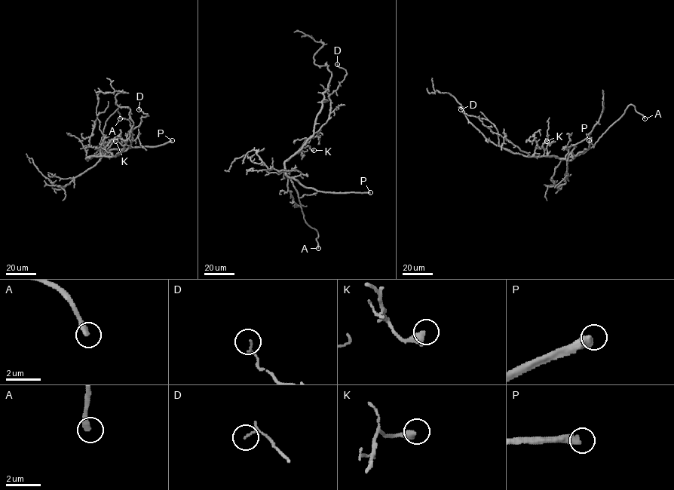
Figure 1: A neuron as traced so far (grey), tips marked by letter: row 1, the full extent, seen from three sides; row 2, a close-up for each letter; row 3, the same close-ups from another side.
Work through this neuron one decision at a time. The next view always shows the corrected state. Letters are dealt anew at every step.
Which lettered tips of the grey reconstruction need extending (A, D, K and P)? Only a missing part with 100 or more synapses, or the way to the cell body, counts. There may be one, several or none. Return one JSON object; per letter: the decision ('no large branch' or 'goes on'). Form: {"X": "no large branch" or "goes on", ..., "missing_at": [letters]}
{"A": "no large branch", "D": "no large branch", "K": "no large branch", "P": "goes on", "missing_at": ["P"]}

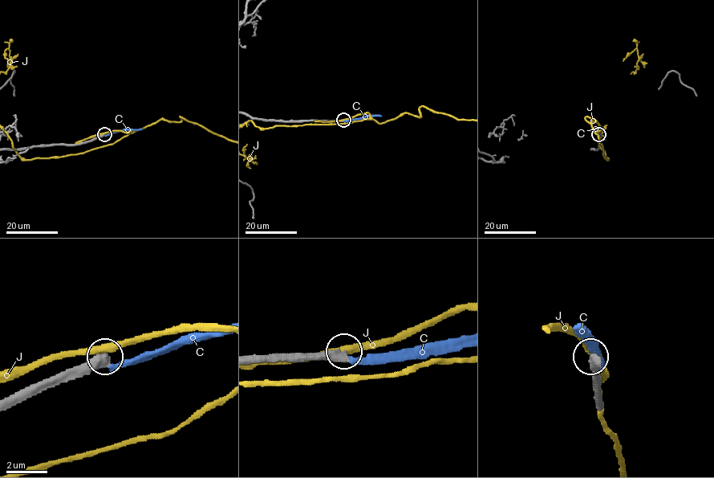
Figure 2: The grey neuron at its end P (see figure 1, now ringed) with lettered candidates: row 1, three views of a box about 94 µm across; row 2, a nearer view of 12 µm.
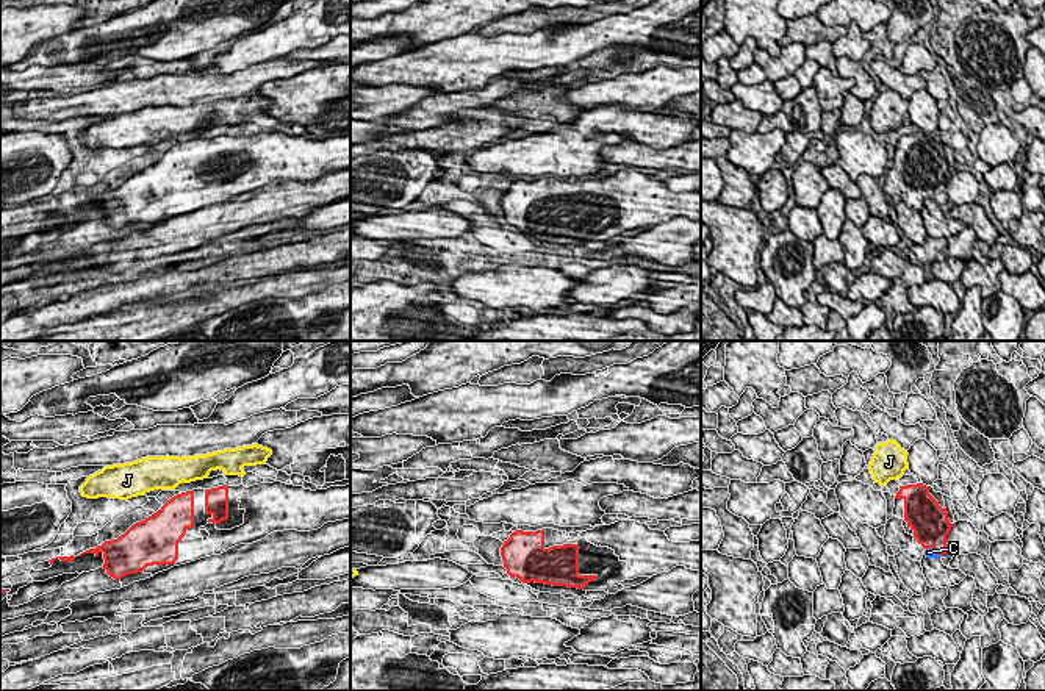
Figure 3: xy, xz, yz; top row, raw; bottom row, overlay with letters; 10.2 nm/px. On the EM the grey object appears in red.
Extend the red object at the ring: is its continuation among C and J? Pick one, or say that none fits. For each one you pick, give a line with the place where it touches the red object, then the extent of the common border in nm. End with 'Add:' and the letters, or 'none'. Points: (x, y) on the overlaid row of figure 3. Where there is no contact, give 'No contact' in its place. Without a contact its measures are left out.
Add: none

